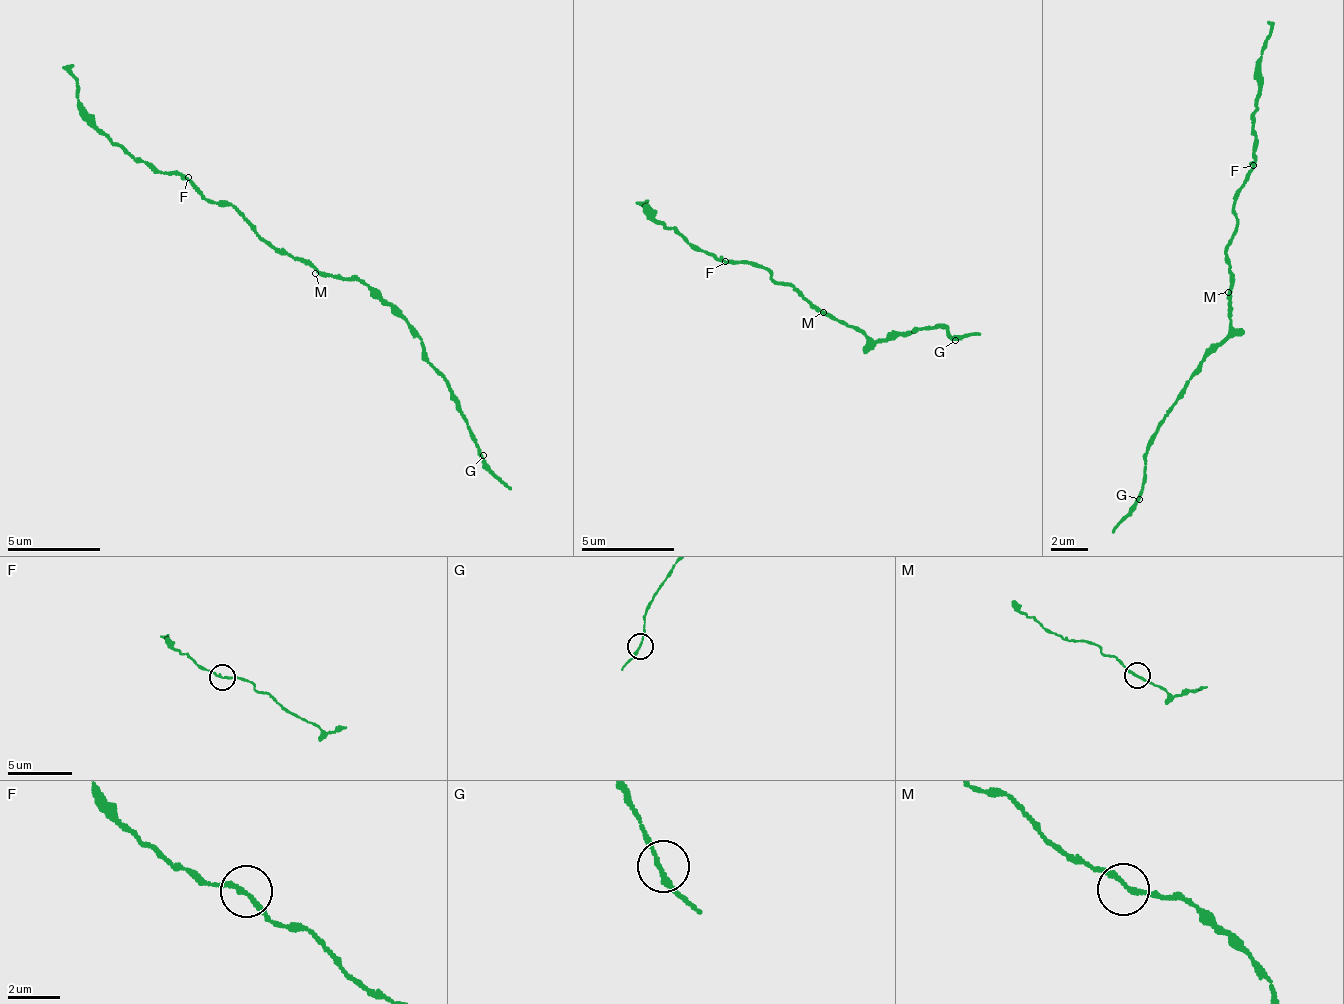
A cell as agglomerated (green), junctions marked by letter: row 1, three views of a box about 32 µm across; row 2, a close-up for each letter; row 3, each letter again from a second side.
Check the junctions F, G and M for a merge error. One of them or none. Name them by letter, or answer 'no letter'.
no letter

